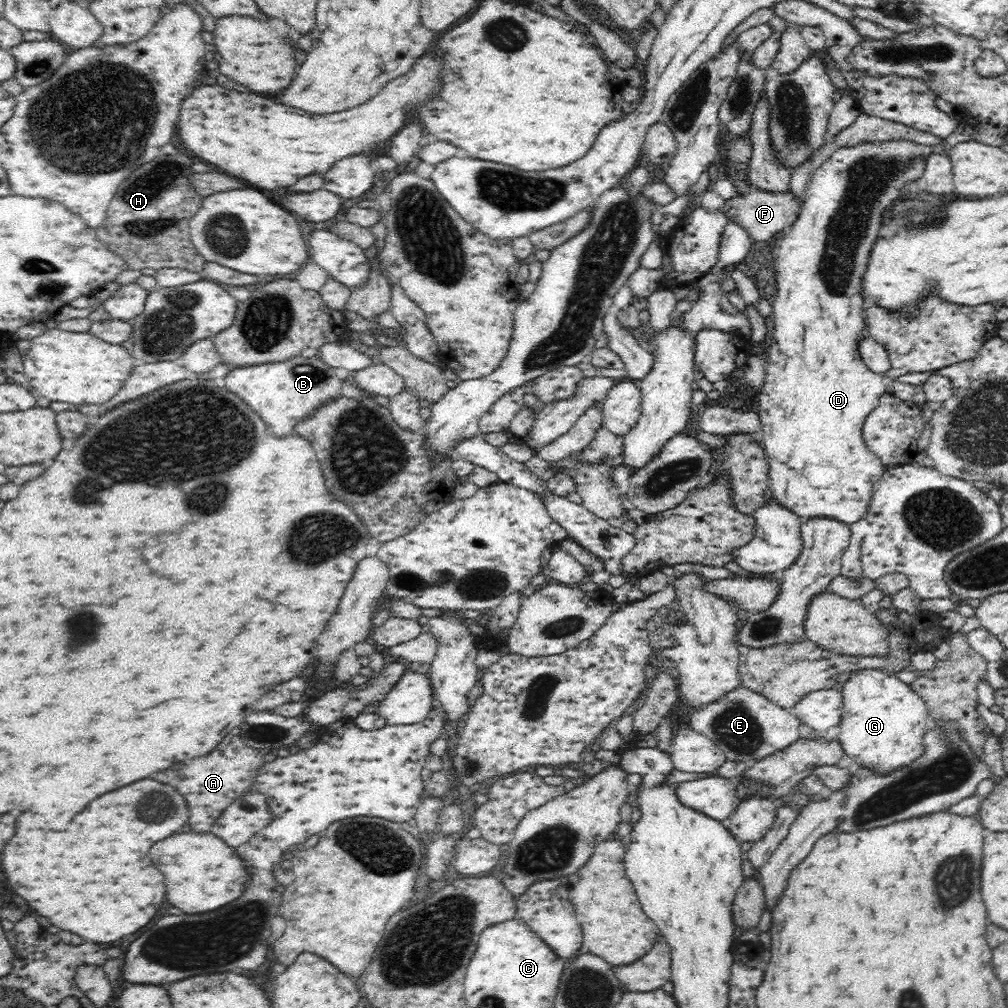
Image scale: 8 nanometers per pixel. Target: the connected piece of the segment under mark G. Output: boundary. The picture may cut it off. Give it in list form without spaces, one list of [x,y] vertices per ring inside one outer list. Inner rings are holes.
[[[862,669],[840,686],[843,714],[838,741],[844,754],[880,775],[911,765],[924,754],[923,738],[931,724],[926,703],[891,672]]]

